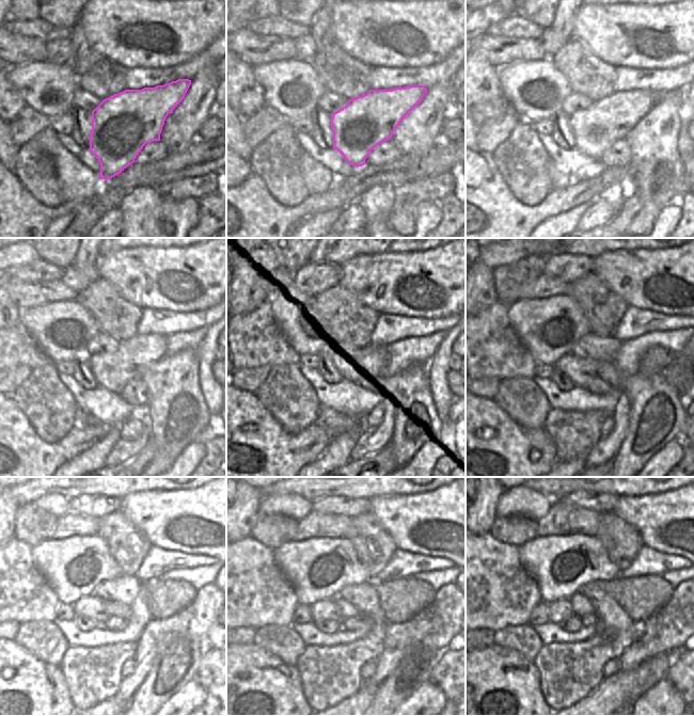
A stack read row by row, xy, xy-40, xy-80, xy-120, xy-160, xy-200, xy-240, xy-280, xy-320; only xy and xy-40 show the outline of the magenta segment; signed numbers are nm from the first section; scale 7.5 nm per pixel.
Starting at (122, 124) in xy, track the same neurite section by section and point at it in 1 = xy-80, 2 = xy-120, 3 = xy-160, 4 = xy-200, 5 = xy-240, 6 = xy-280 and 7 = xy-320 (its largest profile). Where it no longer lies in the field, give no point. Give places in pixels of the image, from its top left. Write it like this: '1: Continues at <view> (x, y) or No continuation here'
1: Continues at xy-80 (595, 129)
2: Continues at xy-120 (112, 371)
3: Continues at xy-160 (352, 368)
4: Continues at xy-200 (581, 371)
5: Continues at xy-240 (92, 606)
6: Continues at xy-280 (322, 609)
7: Continues at xy-320 (560, 609)

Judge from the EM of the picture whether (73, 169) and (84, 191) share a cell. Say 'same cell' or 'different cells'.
same cell

